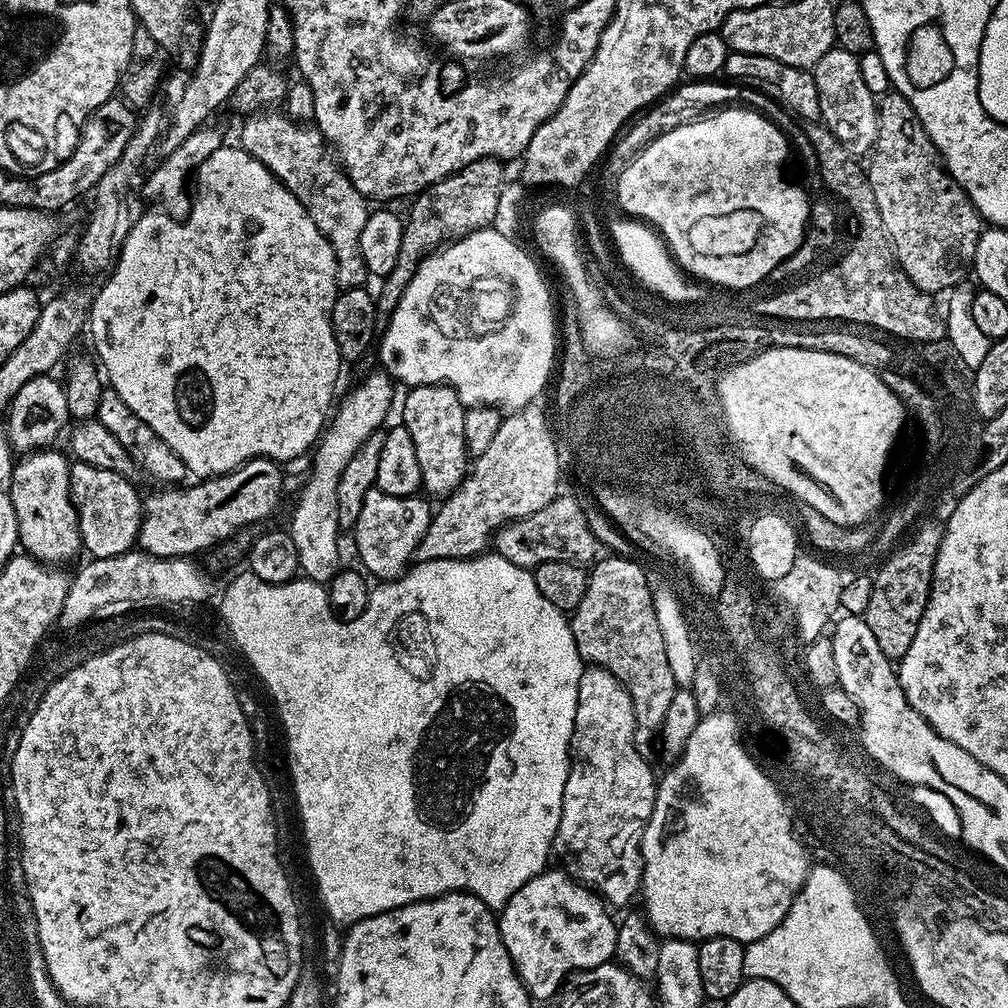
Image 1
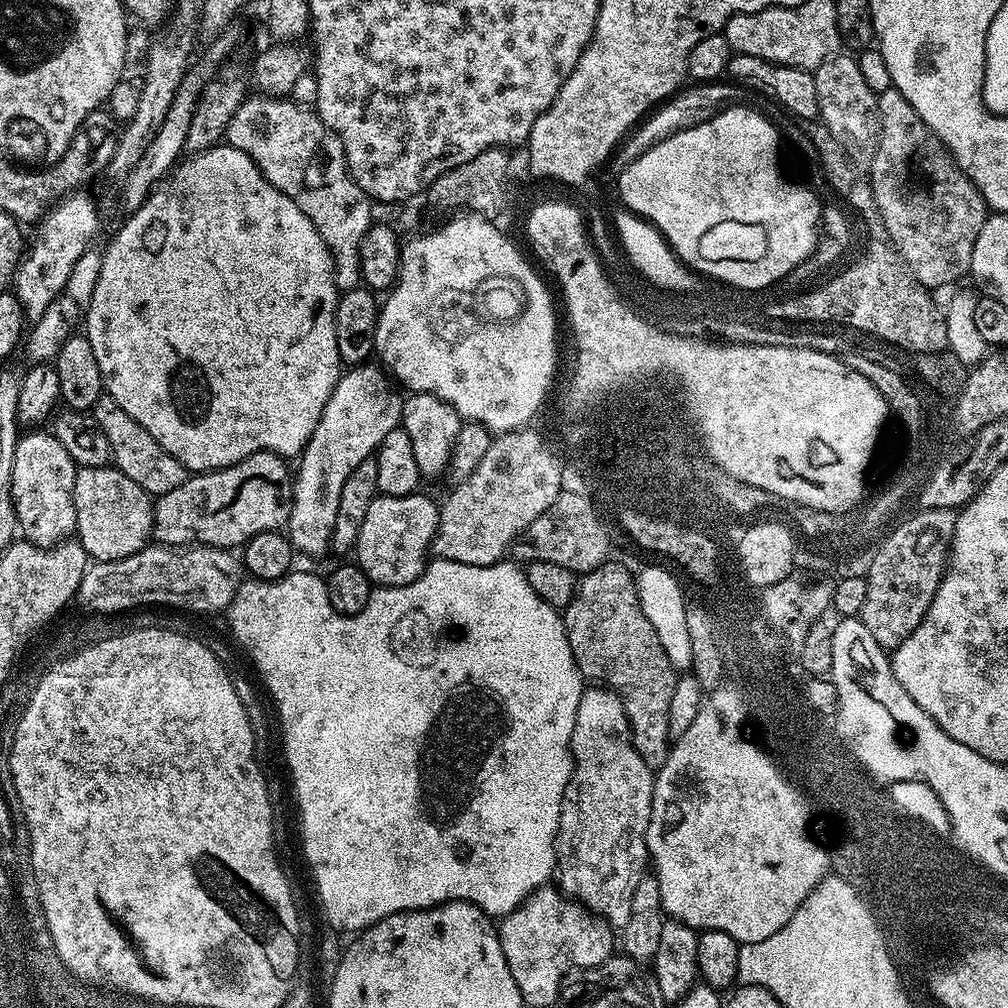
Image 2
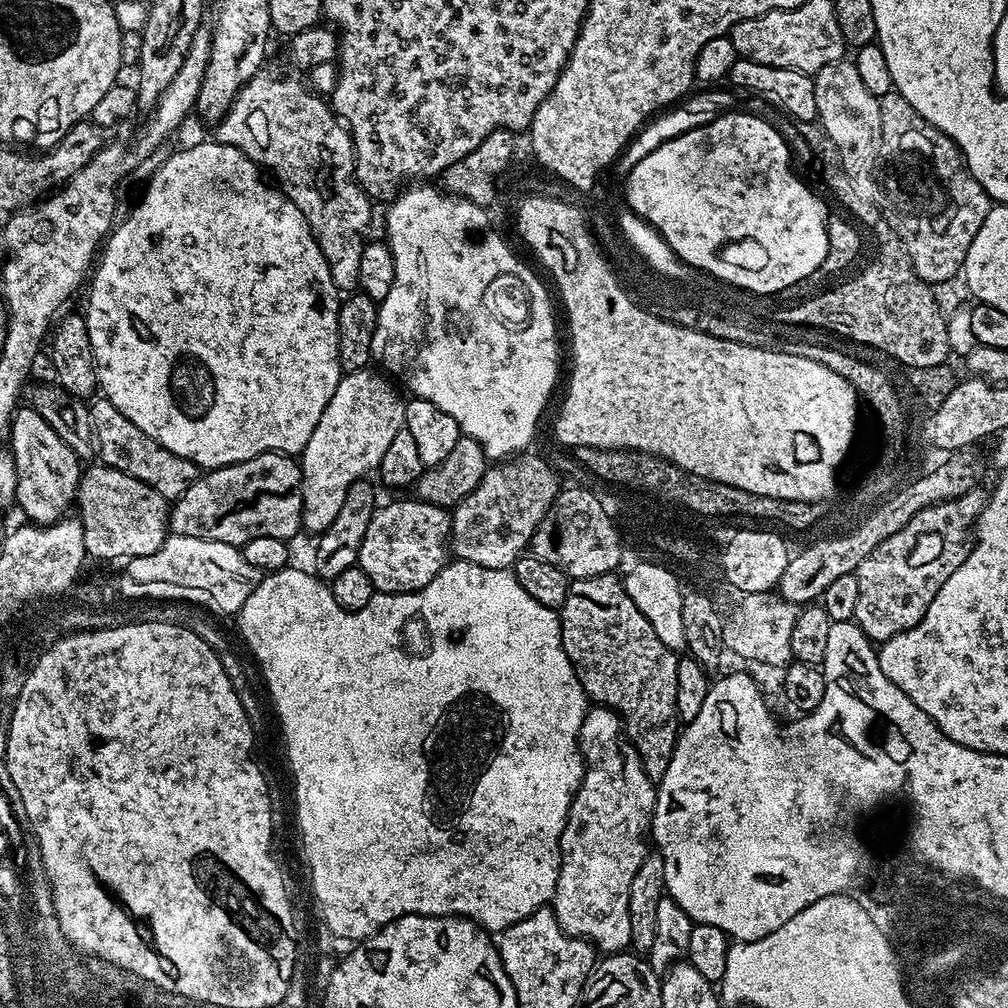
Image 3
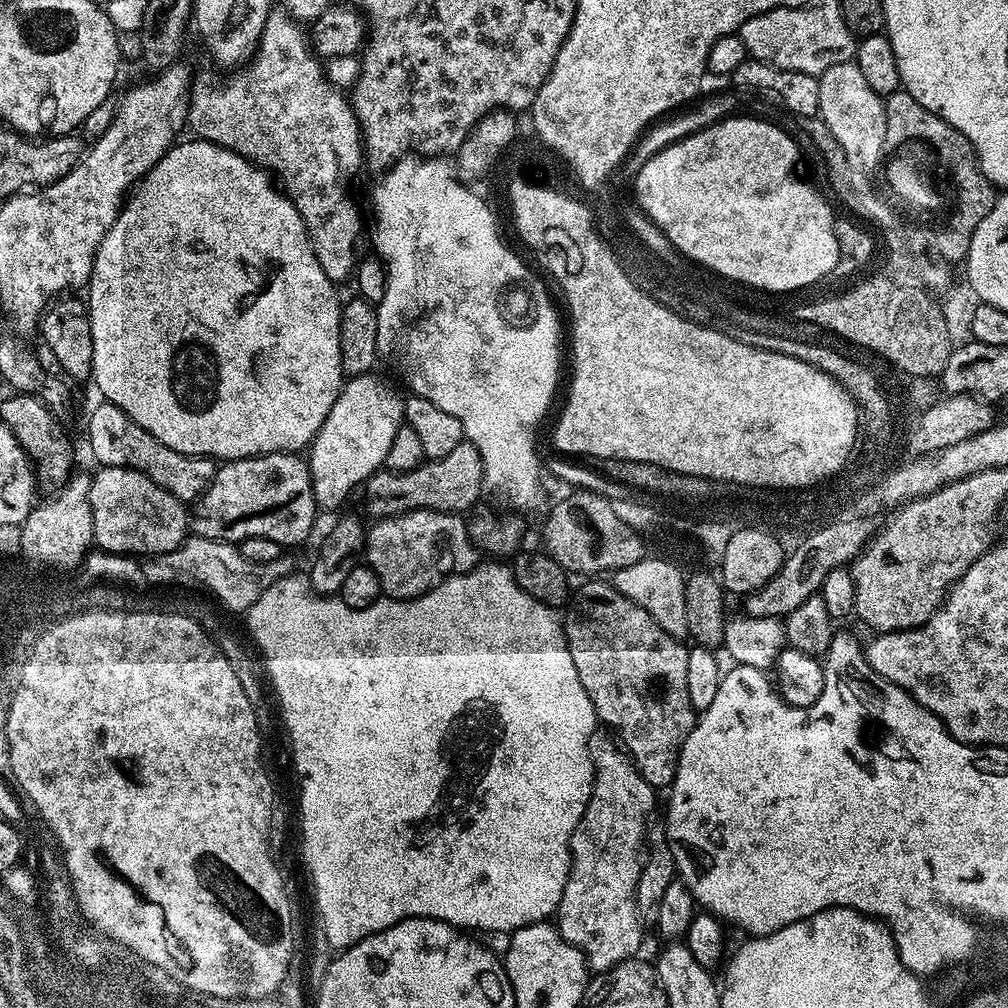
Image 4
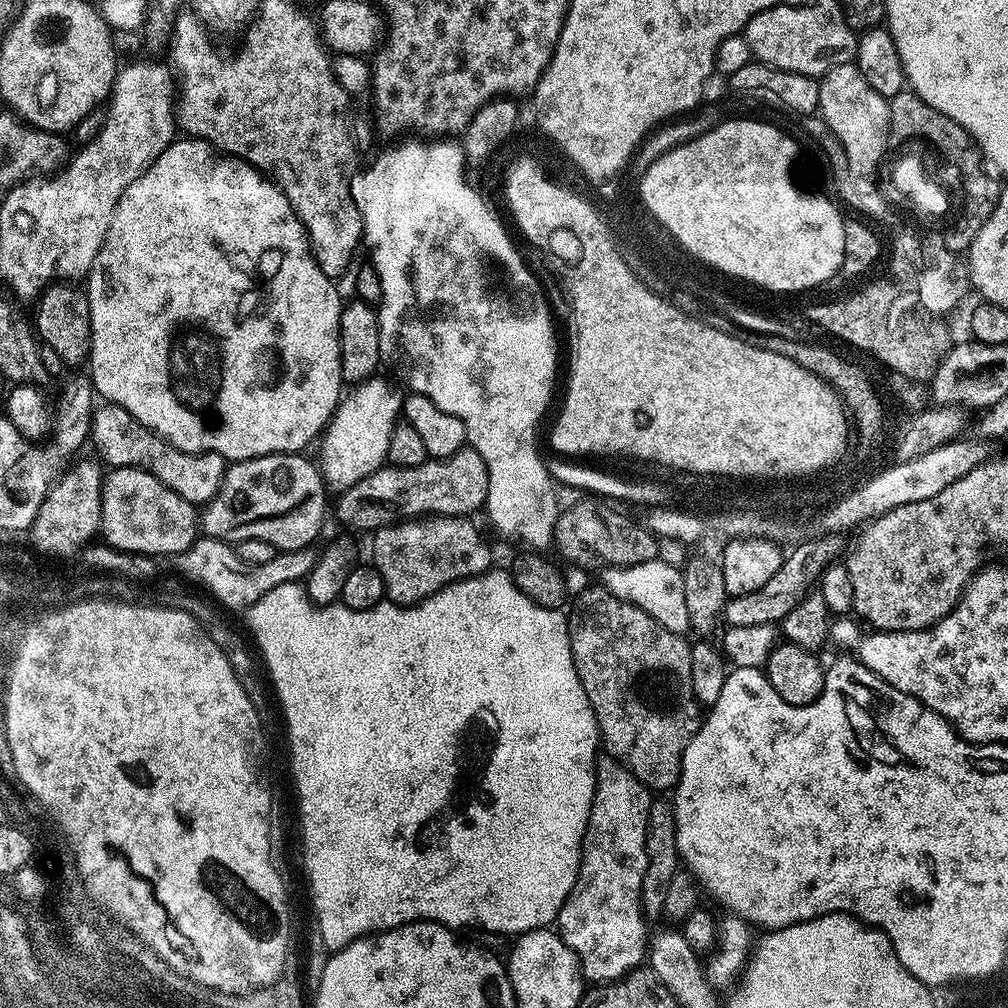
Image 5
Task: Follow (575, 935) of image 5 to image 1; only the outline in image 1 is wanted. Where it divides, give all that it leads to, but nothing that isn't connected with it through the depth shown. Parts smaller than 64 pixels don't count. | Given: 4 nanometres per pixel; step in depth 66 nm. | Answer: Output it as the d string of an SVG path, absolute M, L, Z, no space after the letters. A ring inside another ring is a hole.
M585 667L578 682L578 710L572 731L572 769L568 772L566 790L562 794L562 814L554 852L557 857L560 855L563 871L585 888L592 889L609 906L628 904L637 899L644 873L640 843L656 801L658 776L652 773L653 765L638 754L638 746L634 746L635 729L632 699L618 678L605 668Z

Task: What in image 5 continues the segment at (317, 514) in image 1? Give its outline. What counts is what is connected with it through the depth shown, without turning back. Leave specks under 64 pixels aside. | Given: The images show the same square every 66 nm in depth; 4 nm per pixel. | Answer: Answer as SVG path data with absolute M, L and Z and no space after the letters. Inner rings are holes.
M382 376L372 377L353 387L341 399L336 412L325 428L318 466L325 485L344 491L356 485L385 465L390 446L390 434L402 416L402 396L396 393Z

